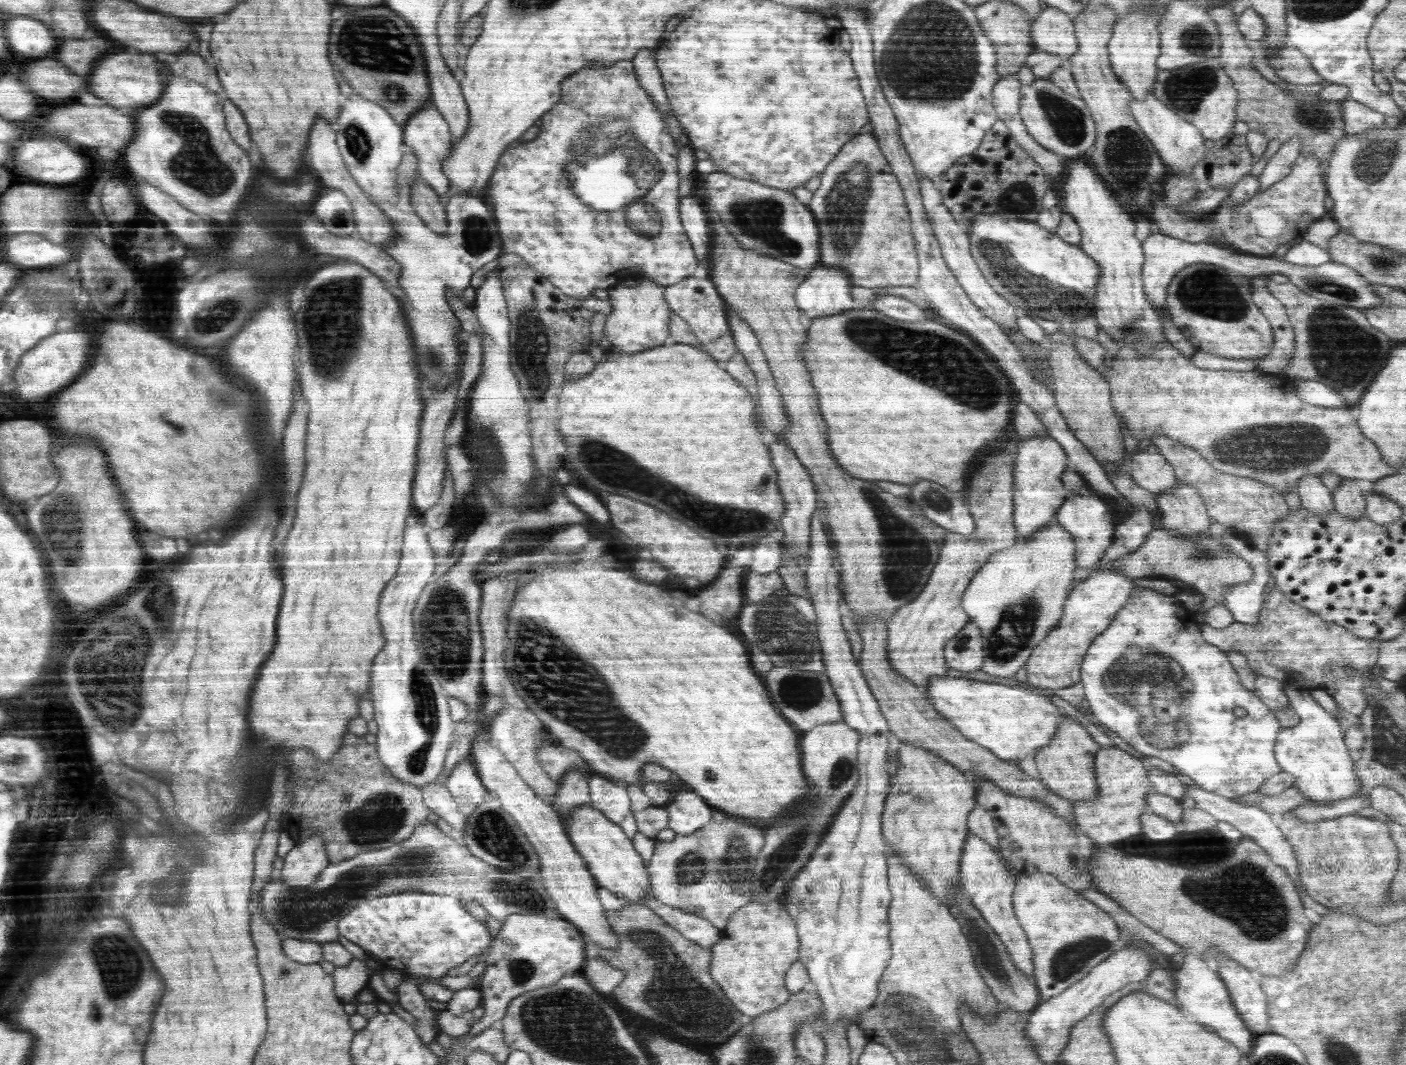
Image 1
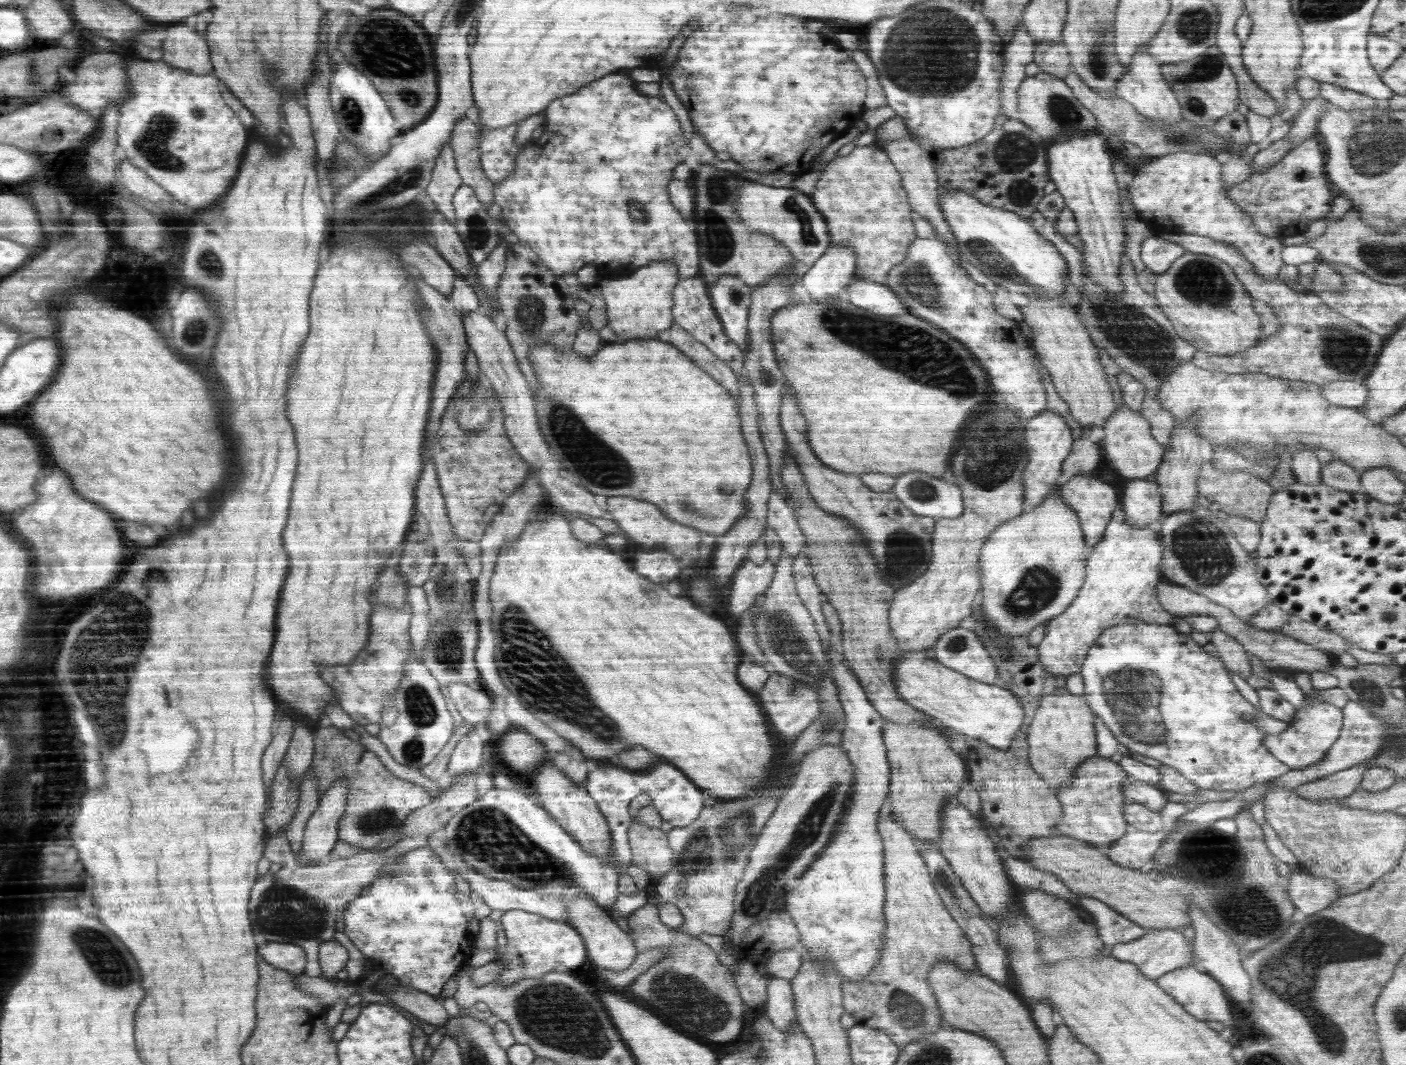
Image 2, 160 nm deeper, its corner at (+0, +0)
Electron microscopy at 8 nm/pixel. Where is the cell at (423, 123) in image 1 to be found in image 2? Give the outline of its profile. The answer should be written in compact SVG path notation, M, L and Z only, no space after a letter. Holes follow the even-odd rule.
M445 144L438 155L430 182L425 188L426 194L432 198L436 209L445 215L450 223L456 224L456 208L453 206L455 193L464 184L457 170L456 155L453 147Z

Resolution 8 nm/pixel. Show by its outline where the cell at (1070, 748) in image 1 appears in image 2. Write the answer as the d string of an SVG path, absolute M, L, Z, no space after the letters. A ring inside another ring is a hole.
M1065 687L1044 693L1028 729L1029 762L1053 790L1065 785L1073 770L1086 759L1097 756L1094 711L1084 696L1073 695Z

